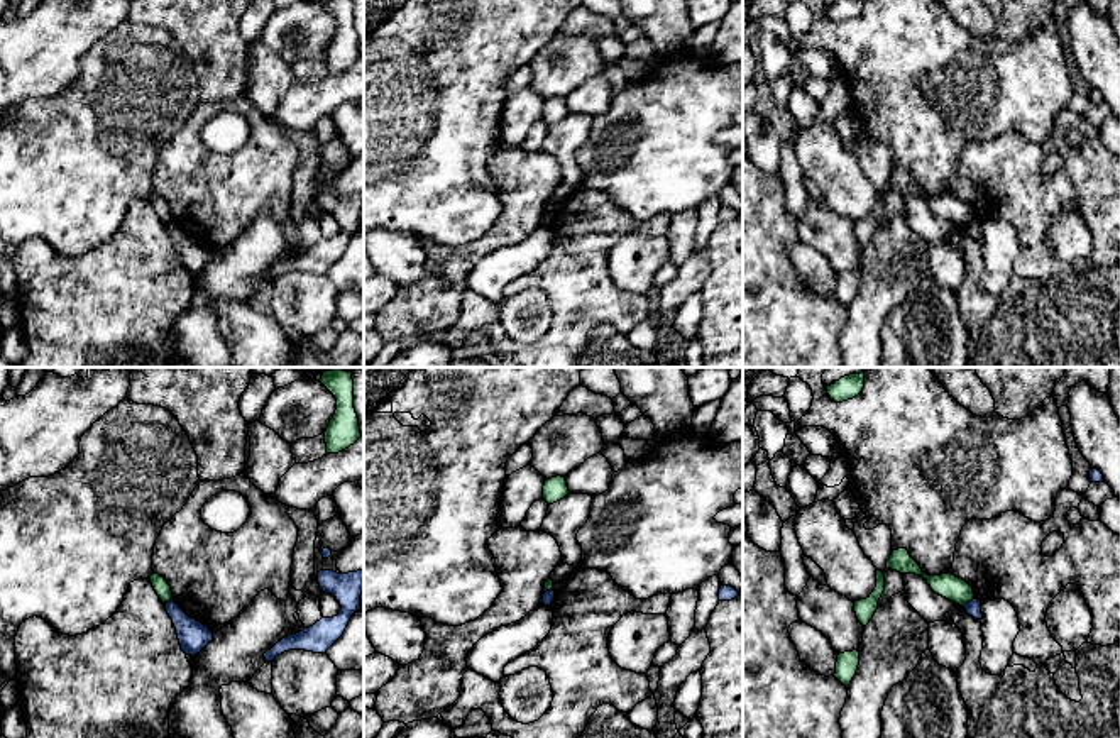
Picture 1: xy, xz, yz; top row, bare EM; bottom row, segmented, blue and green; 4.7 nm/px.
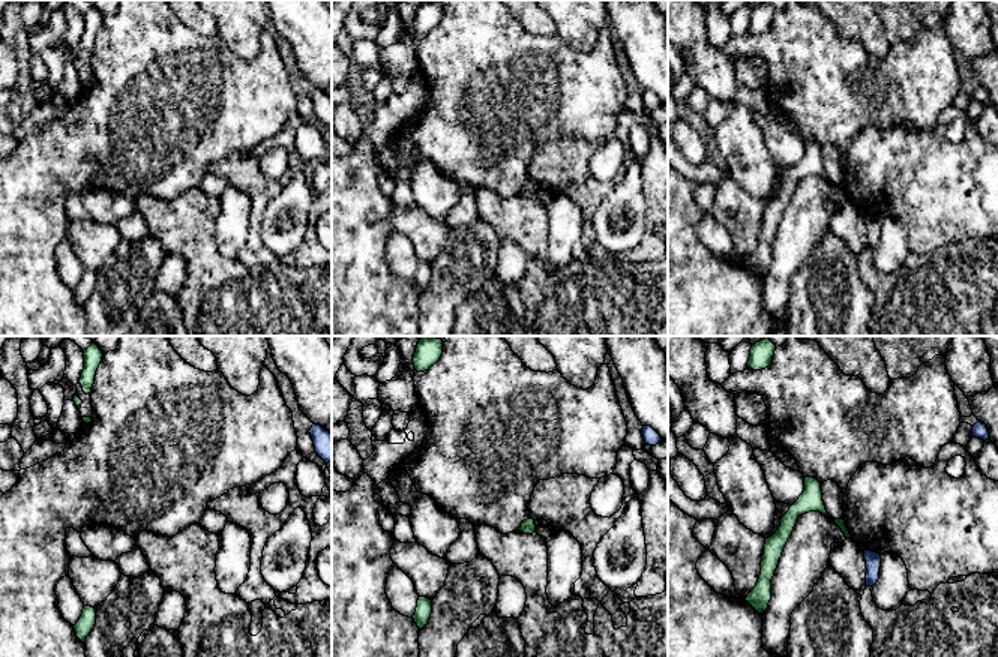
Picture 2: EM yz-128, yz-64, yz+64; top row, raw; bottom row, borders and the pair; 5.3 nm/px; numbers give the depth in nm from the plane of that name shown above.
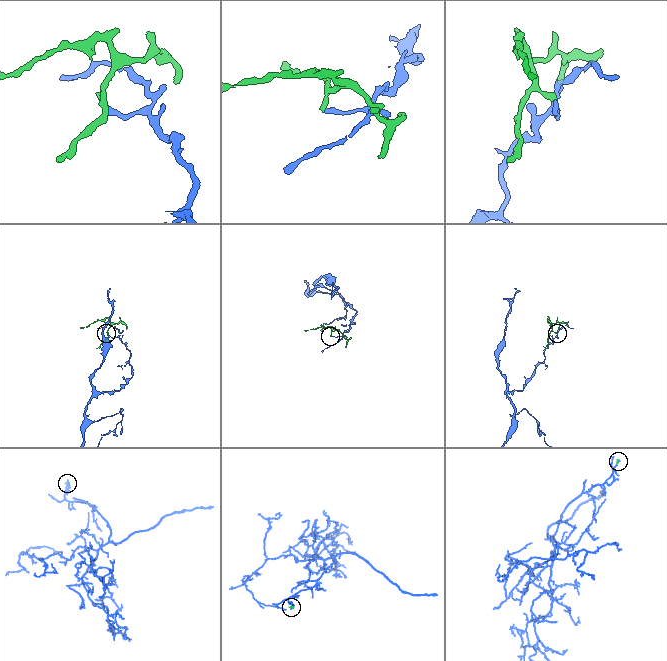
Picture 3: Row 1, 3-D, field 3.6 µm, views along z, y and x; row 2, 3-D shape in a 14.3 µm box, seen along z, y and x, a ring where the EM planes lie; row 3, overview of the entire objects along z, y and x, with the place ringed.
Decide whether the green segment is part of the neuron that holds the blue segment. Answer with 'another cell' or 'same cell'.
another cell

